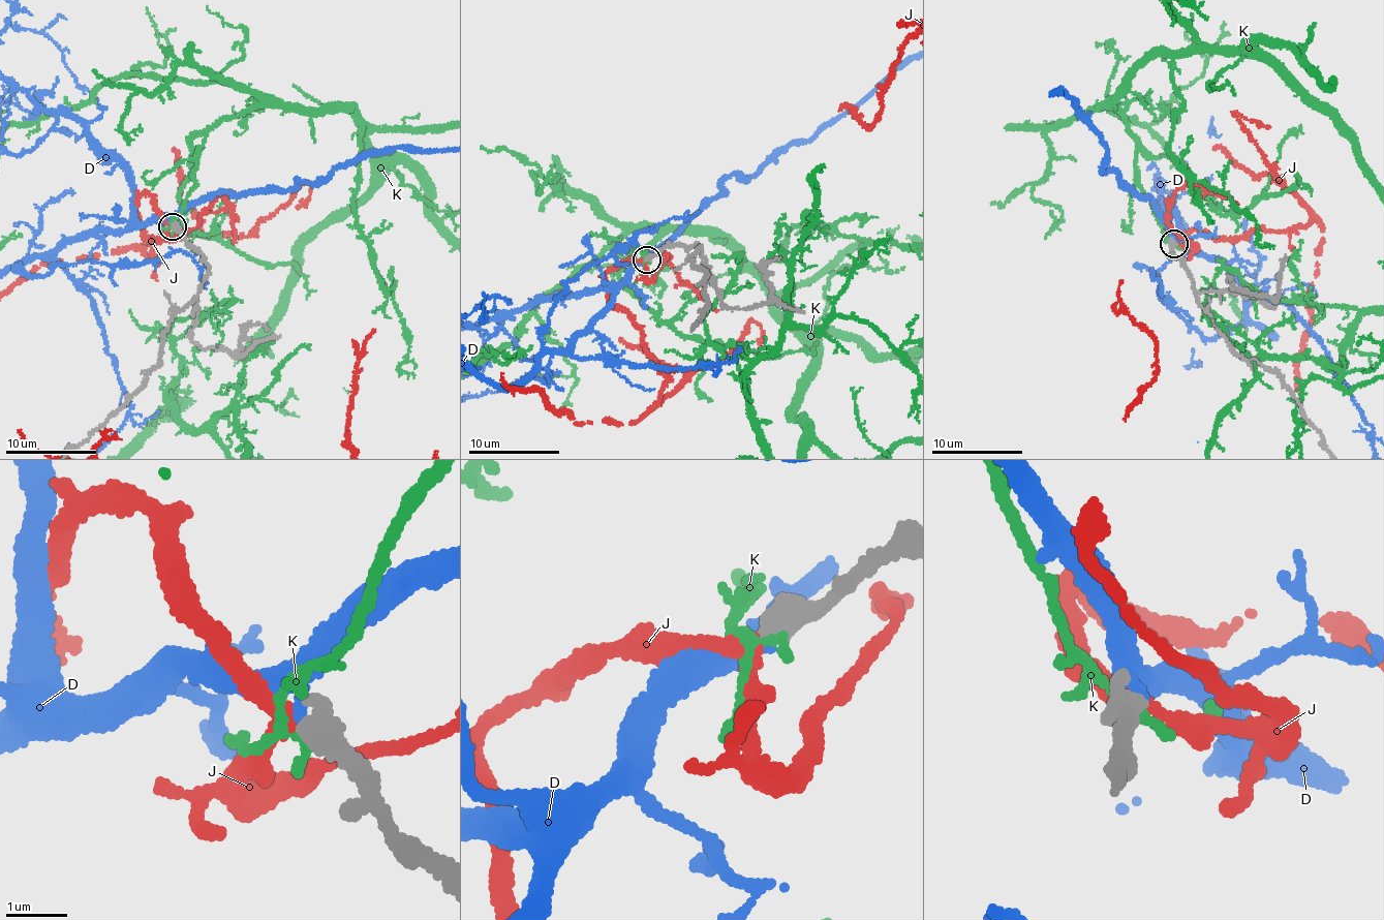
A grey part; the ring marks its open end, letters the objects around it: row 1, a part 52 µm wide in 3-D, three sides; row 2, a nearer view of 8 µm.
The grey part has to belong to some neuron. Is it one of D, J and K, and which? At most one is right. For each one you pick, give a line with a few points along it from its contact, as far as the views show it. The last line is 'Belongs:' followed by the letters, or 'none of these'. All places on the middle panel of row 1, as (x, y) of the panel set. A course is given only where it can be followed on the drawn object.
Belongs: J

